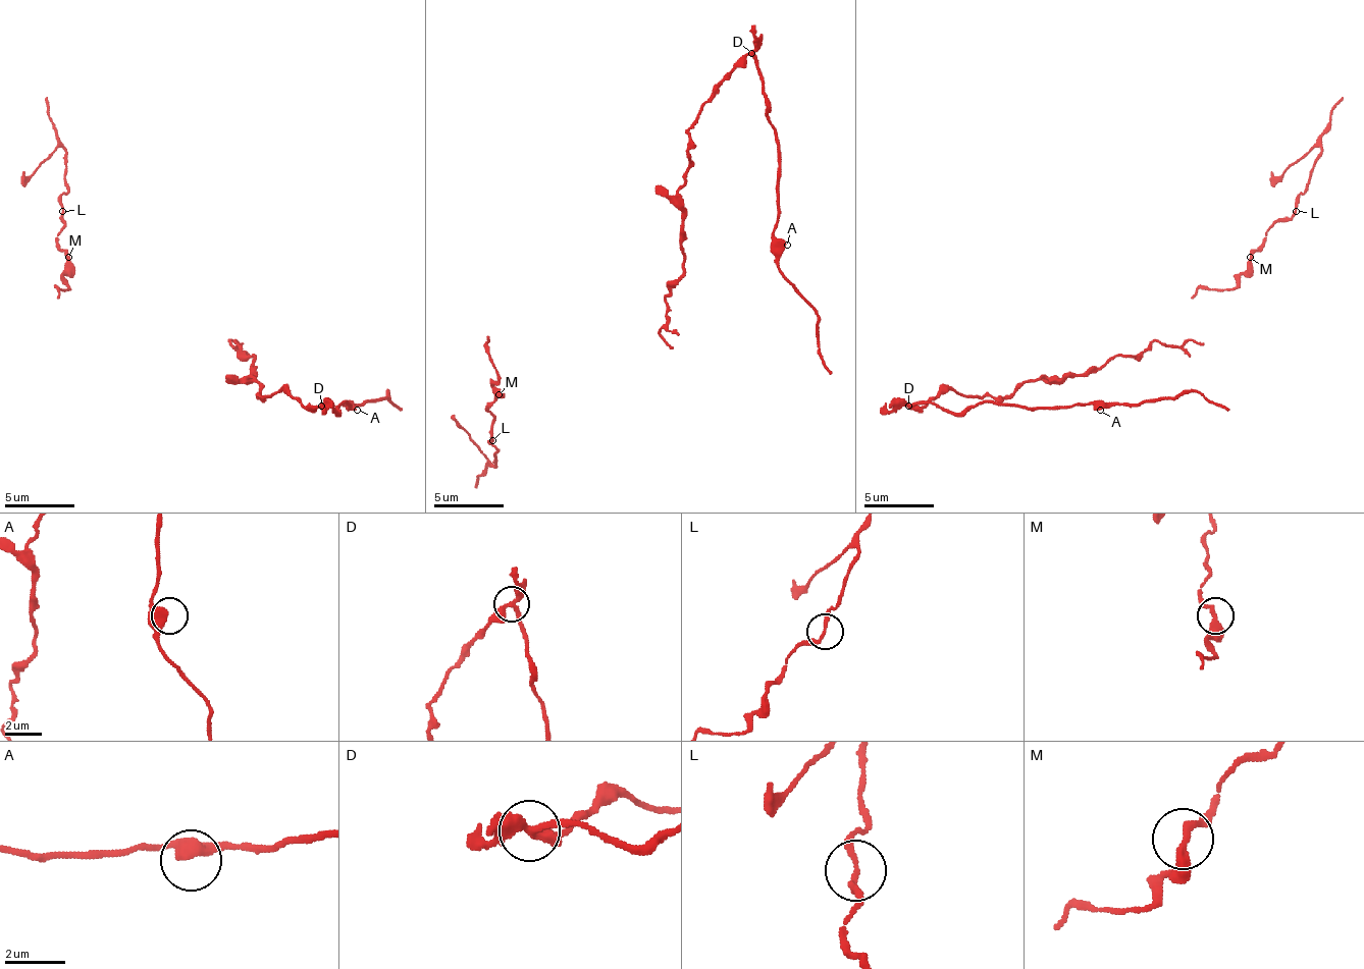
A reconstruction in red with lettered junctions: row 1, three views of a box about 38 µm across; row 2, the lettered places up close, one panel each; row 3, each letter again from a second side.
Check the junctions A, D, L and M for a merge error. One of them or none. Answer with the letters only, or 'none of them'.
D

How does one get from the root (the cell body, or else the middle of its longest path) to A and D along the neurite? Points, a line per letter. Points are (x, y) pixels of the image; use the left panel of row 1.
A: (253, 375), (260, 396), (287, 389), (305, 407), (329, 404), (336, 414), (350, 404), (357, 410)
D: (253, 375), (250, 379), (260, 385), (260, 396), (287, 389), (305, 407), (322, 407)

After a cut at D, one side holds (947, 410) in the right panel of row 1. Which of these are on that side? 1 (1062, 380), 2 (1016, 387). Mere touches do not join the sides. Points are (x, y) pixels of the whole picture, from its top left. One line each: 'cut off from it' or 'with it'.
1: cut off from it
2: cut off from it

